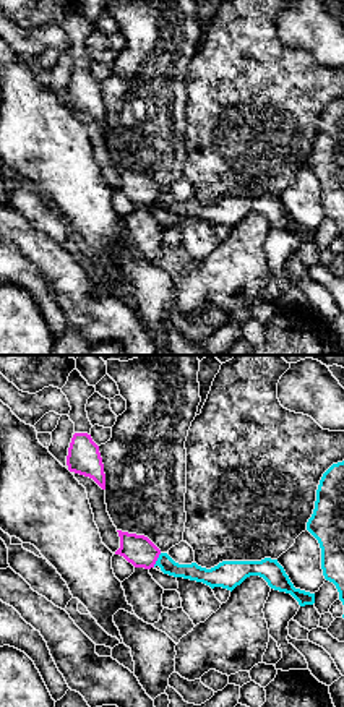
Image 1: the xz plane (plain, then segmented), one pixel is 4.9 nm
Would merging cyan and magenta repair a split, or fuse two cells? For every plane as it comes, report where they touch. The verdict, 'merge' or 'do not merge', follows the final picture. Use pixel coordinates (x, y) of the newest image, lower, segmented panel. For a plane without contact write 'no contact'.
meets cyan at (158, 560)

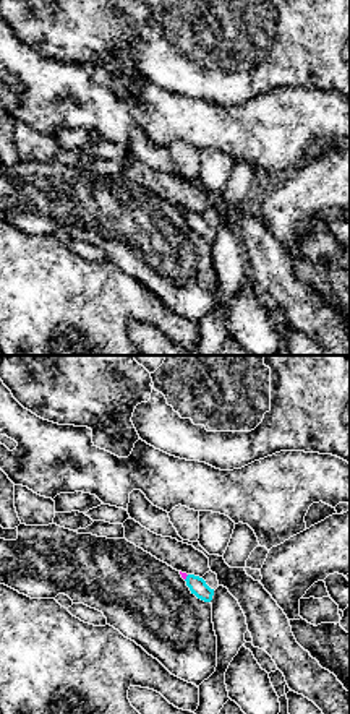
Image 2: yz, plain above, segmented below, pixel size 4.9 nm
meets cyan at (187, 578)

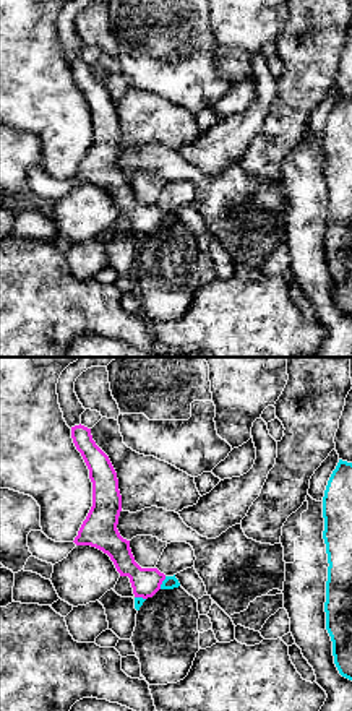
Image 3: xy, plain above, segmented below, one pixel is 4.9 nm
meets cyan at (163, 583)

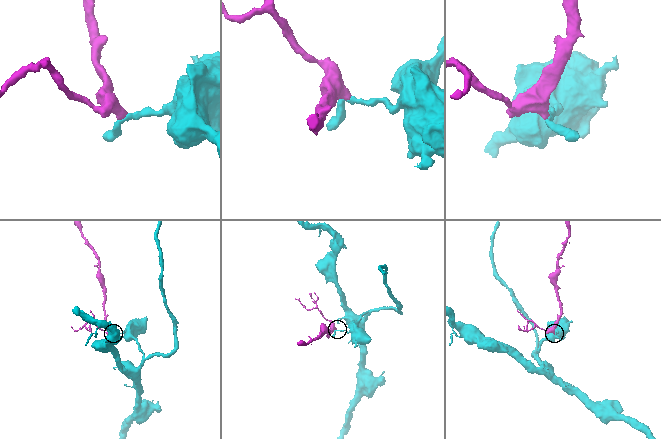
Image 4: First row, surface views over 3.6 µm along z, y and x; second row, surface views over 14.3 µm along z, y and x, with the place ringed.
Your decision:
do not merge

